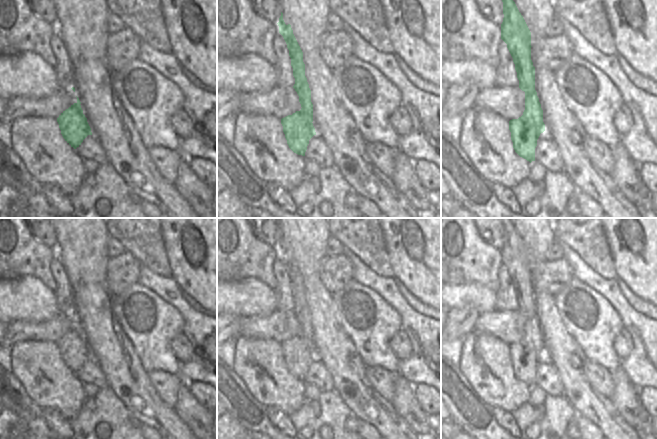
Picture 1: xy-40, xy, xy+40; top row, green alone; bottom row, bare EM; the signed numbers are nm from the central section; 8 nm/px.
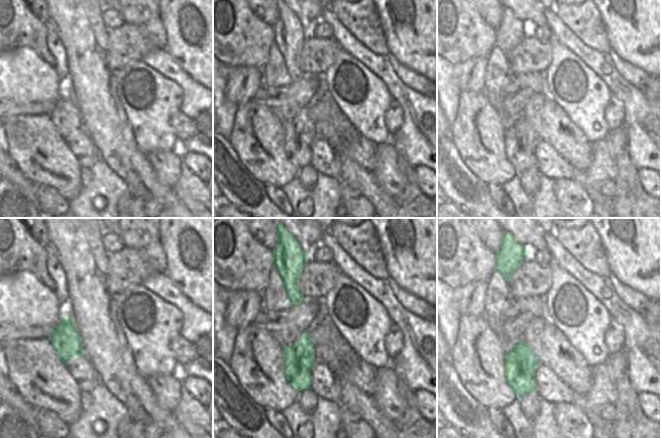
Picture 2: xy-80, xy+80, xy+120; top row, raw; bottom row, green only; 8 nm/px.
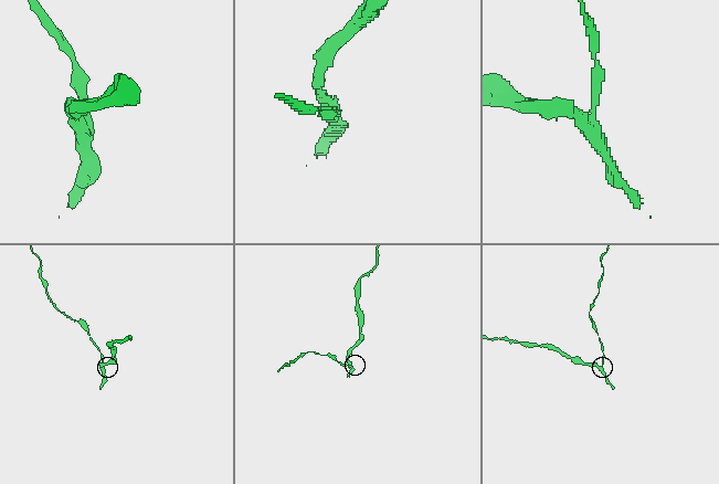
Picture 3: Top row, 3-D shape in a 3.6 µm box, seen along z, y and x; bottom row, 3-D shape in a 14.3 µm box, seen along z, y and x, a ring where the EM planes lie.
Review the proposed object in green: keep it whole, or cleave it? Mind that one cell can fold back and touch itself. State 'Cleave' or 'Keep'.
Cleave

